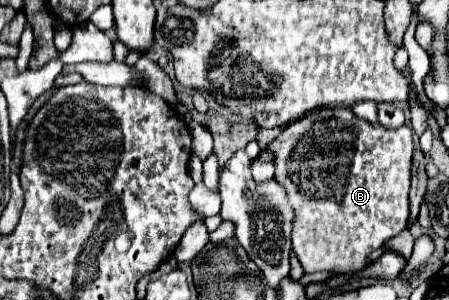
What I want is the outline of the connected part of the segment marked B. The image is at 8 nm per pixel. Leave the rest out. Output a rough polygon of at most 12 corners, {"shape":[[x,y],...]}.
{"shape":[[350,108],[260,160],[304,272],[358,272],[408,228],[412,130]]}

